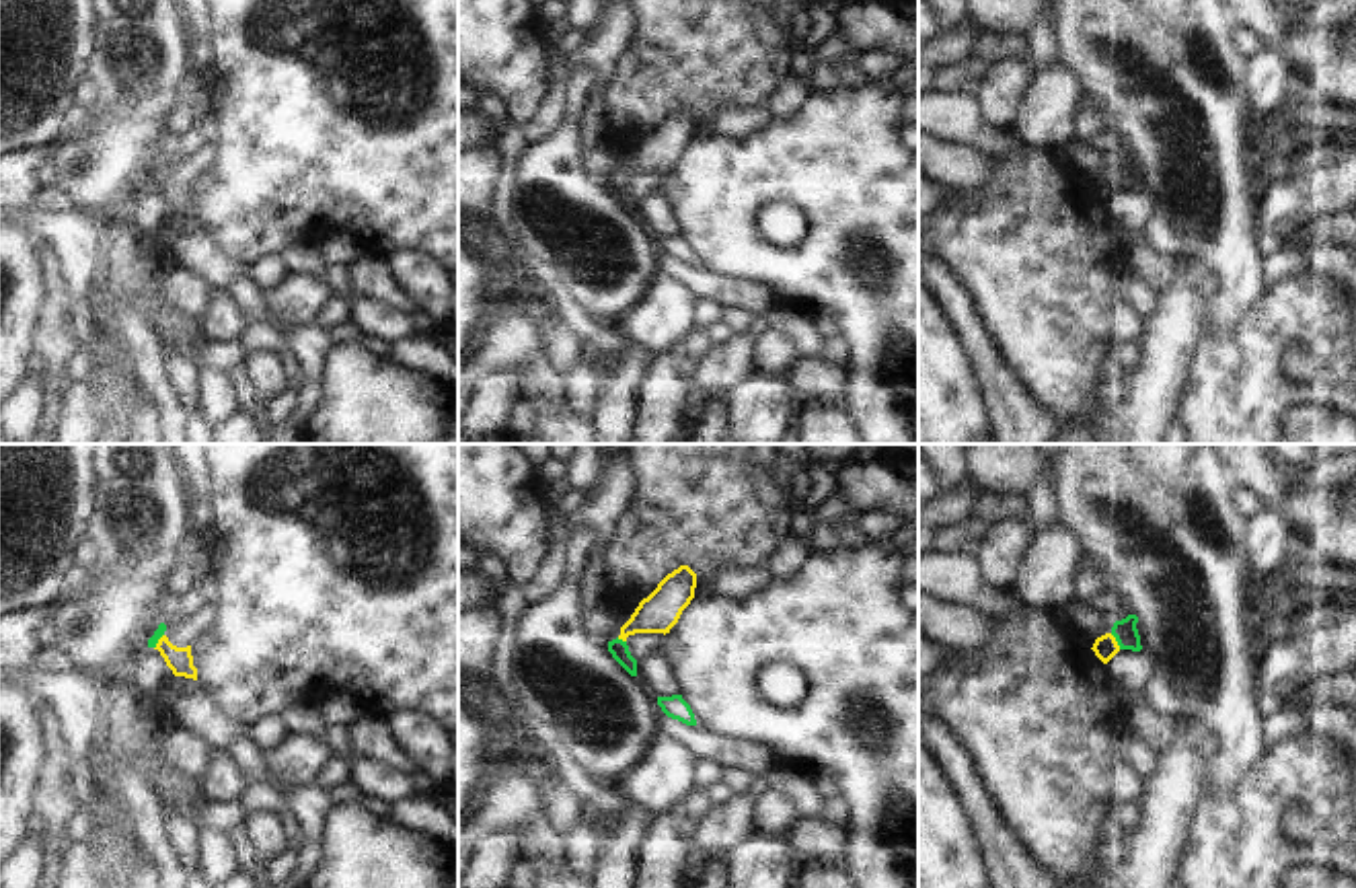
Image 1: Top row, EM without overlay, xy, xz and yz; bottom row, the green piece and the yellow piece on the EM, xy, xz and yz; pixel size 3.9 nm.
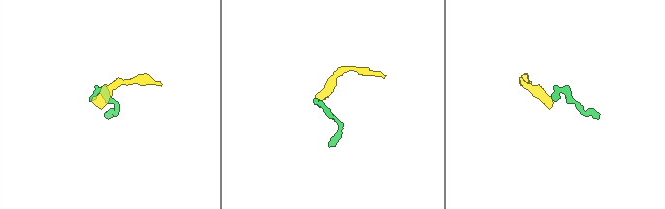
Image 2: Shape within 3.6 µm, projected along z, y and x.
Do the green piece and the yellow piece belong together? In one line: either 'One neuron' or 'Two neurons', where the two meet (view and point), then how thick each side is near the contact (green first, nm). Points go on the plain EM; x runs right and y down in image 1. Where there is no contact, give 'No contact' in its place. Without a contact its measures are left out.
Two neurons. Touches green at yz (1116, 179). Thickness 90 nm (green) against 90 nm

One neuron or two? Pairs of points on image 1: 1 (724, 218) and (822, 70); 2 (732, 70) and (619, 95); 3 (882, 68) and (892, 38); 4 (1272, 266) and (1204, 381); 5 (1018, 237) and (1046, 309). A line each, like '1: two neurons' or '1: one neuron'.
1: two neurons
2: one neuron
3: two neurons
4: two neurons
5: one neuron

